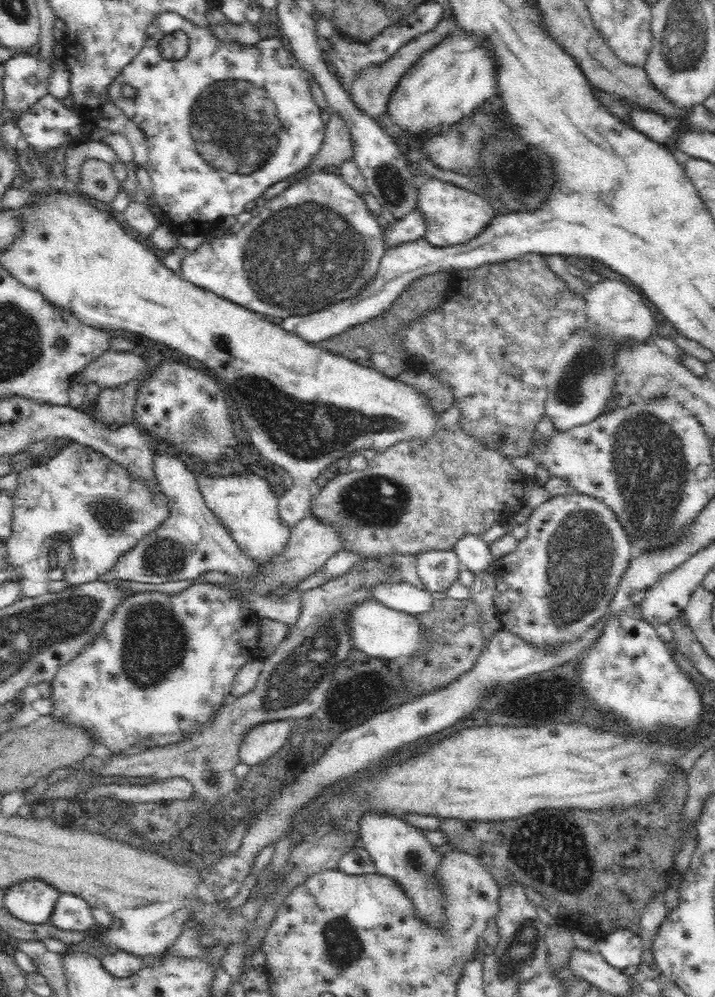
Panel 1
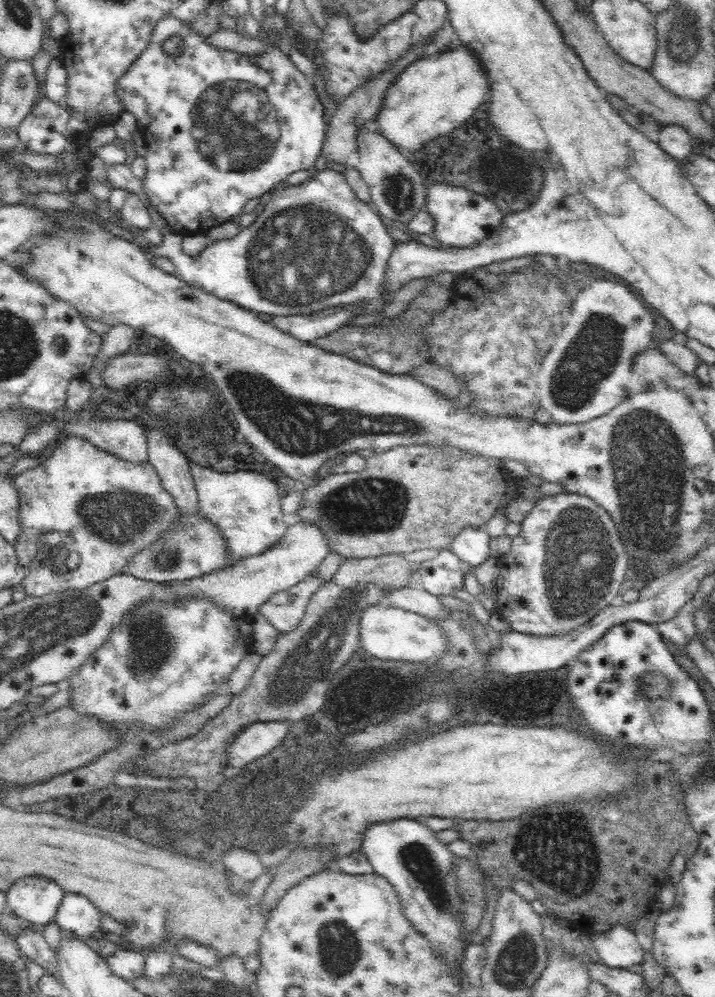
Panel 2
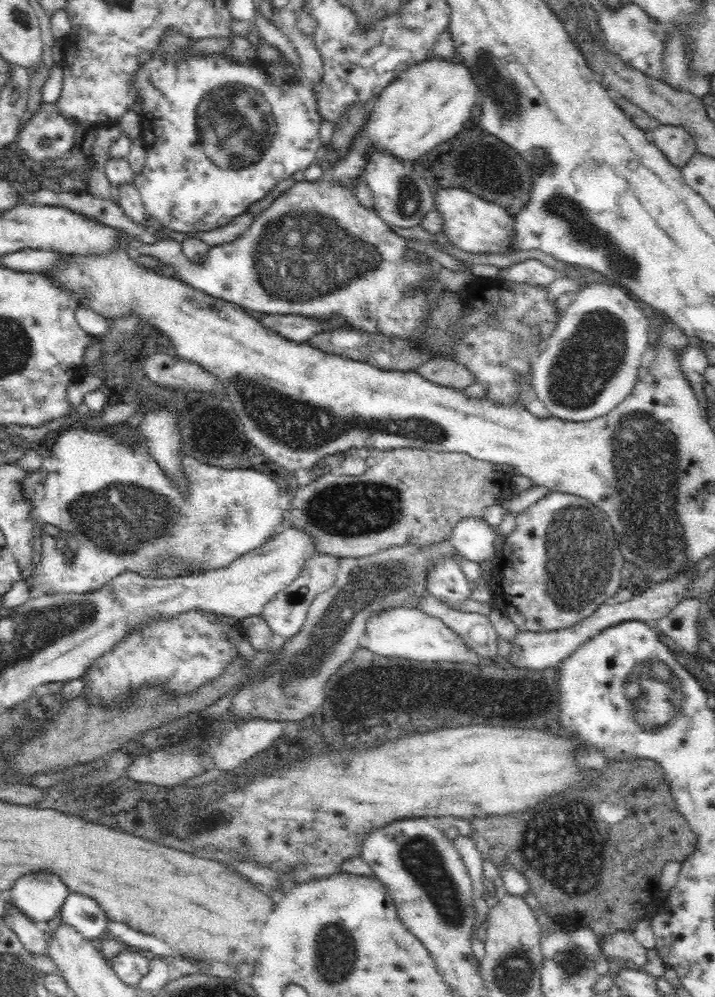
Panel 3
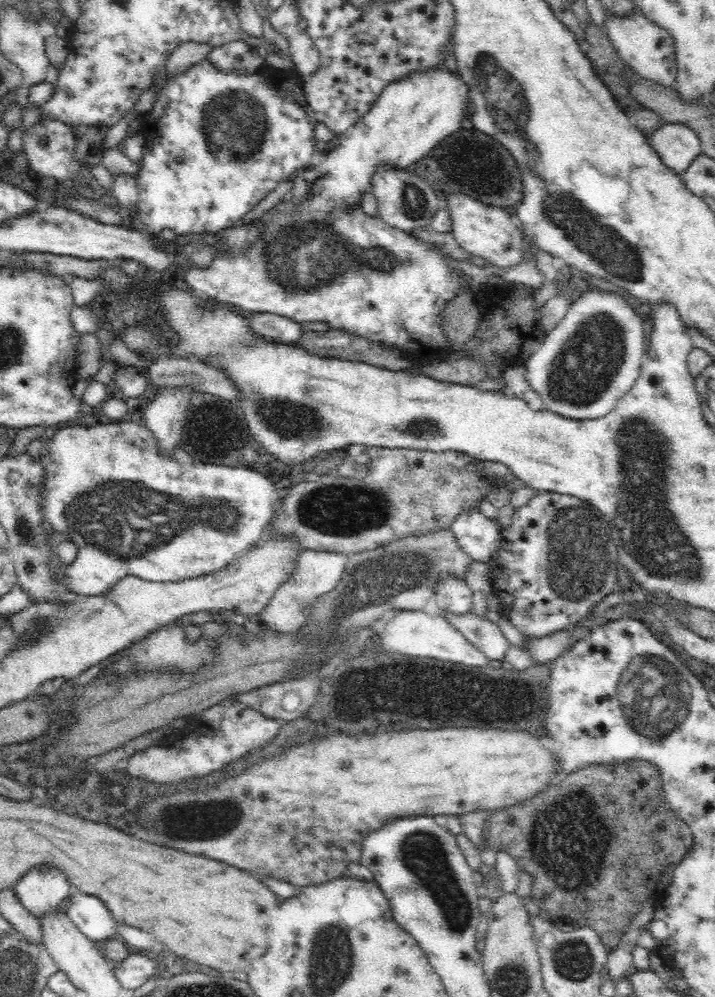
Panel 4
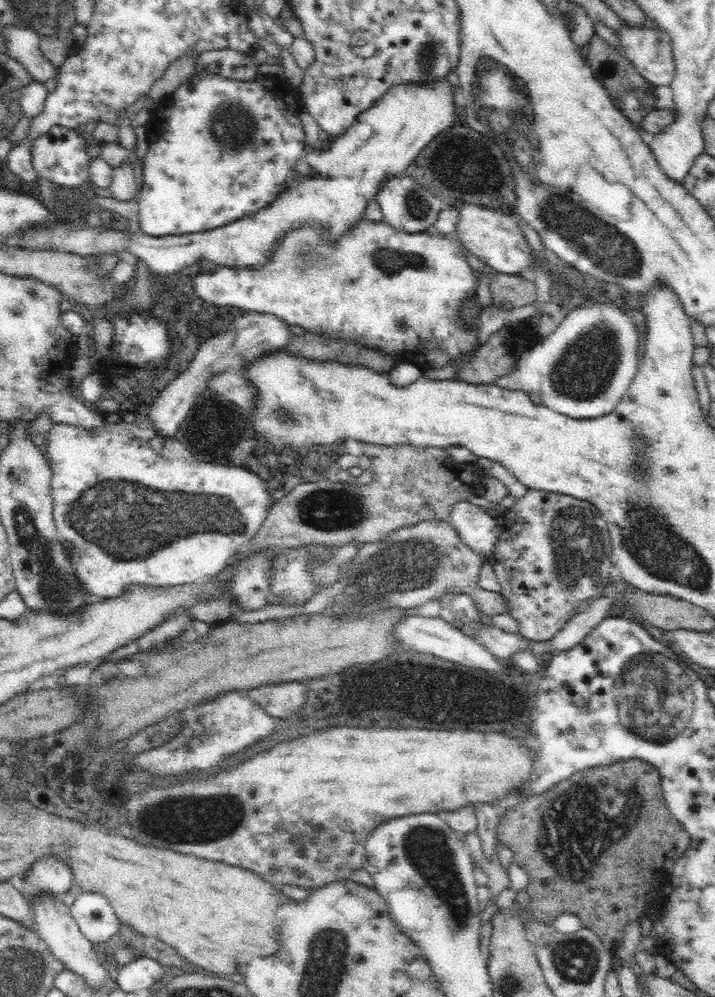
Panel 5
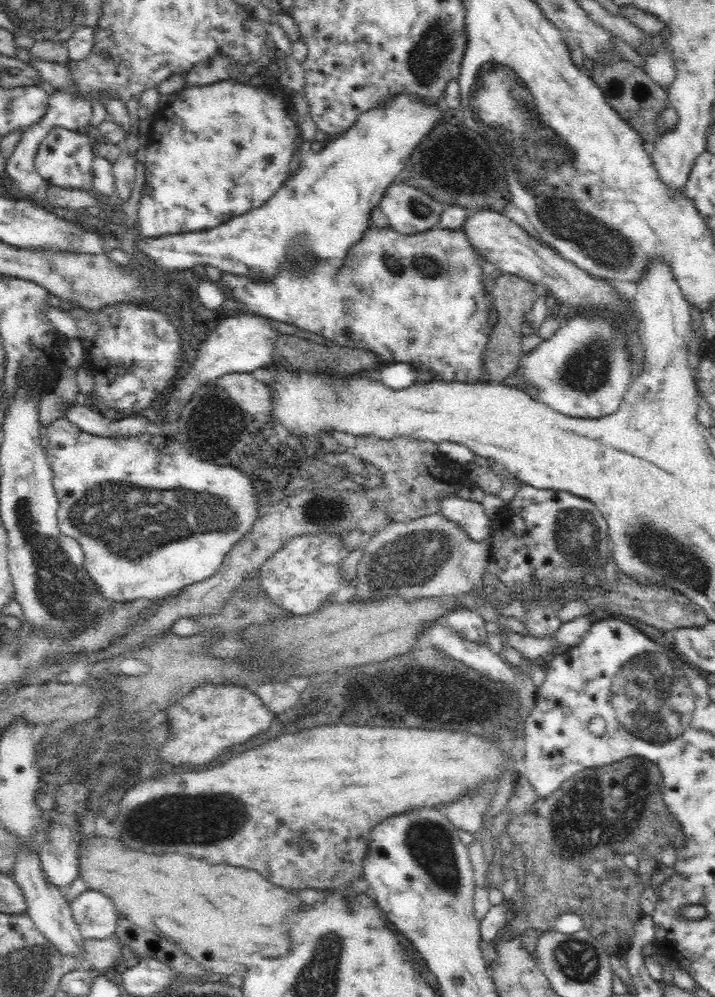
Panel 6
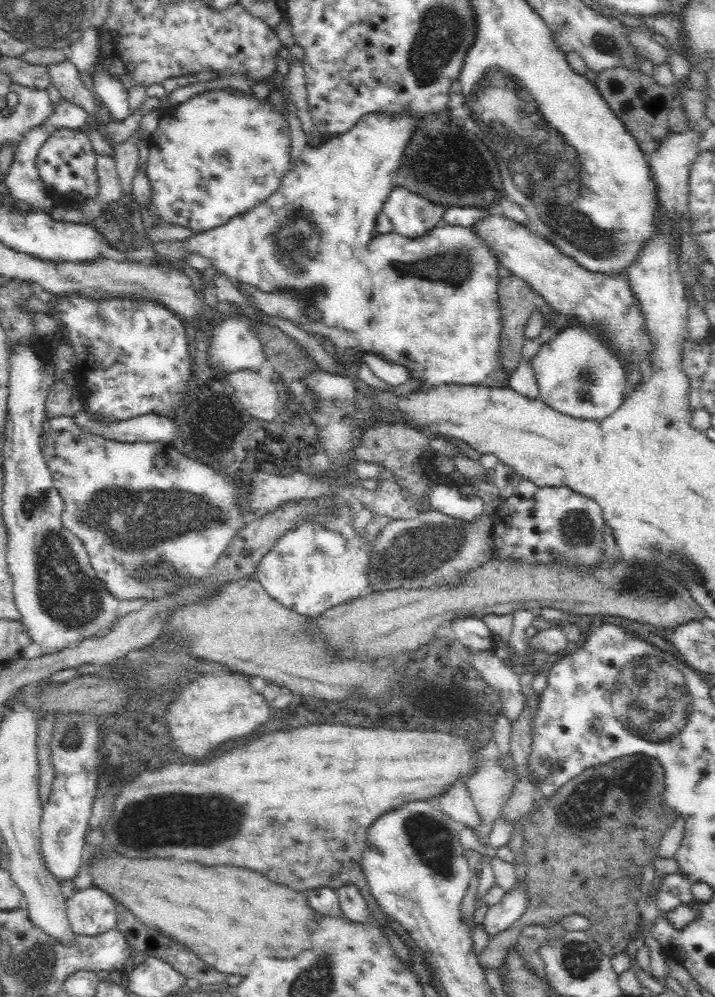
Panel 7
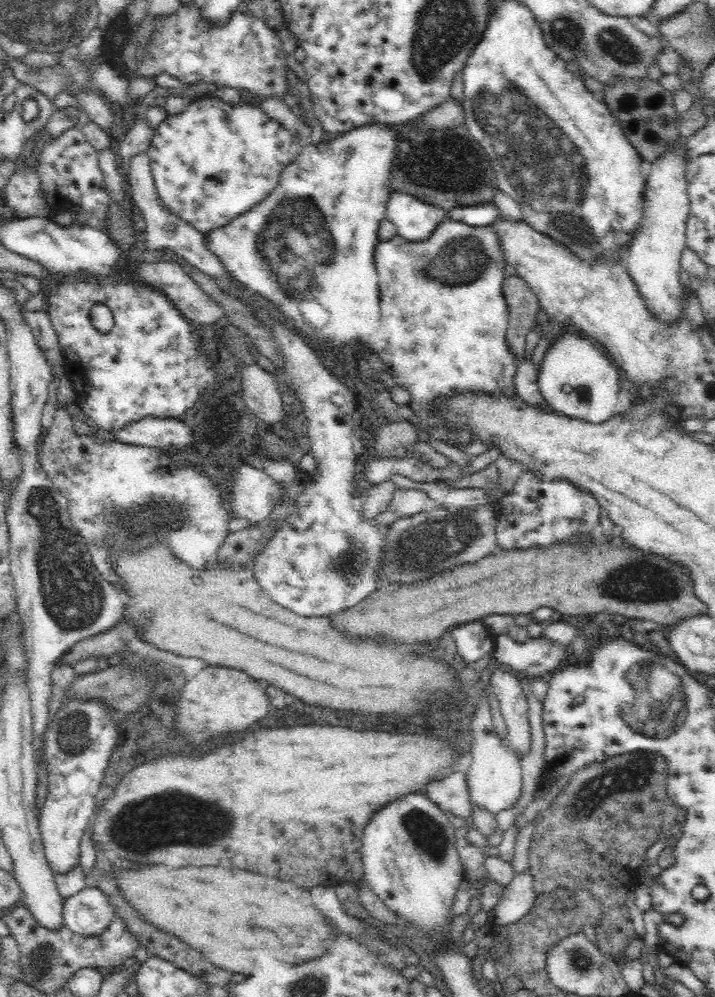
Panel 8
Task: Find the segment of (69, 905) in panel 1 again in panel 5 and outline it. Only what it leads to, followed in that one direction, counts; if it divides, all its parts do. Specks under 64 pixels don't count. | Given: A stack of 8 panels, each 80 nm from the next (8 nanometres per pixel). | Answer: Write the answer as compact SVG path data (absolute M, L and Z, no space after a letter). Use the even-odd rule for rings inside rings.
M80 893L70 907L78 928L93 943L111 943L119 939L121 922L108 899L98 893Z

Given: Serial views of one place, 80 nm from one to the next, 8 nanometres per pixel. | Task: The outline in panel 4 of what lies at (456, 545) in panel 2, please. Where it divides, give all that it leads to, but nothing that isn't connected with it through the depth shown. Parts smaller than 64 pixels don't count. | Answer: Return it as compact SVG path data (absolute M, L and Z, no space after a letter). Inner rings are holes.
M479 510L460 515L450 529L457 546L470 560L491 563L495 558L502 530Z

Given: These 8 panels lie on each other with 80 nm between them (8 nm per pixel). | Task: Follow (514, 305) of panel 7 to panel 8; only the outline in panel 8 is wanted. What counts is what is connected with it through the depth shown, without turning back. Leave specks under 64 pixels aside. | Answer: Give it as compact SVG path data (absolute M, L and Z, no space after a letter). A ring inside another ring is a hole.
M517 275L503 278L502 297L508 309L508 324L504 334L506 349L512 353L514 360L524 354L525 336L536 324L536 315L542 307L539 298L531 291L529 285Z

